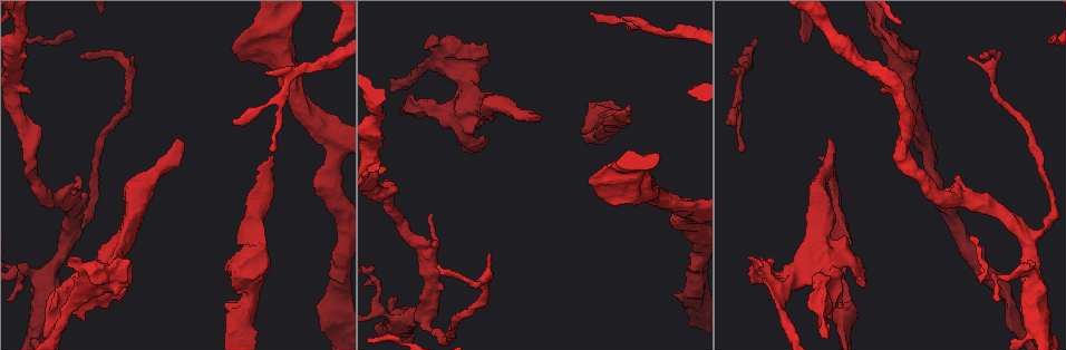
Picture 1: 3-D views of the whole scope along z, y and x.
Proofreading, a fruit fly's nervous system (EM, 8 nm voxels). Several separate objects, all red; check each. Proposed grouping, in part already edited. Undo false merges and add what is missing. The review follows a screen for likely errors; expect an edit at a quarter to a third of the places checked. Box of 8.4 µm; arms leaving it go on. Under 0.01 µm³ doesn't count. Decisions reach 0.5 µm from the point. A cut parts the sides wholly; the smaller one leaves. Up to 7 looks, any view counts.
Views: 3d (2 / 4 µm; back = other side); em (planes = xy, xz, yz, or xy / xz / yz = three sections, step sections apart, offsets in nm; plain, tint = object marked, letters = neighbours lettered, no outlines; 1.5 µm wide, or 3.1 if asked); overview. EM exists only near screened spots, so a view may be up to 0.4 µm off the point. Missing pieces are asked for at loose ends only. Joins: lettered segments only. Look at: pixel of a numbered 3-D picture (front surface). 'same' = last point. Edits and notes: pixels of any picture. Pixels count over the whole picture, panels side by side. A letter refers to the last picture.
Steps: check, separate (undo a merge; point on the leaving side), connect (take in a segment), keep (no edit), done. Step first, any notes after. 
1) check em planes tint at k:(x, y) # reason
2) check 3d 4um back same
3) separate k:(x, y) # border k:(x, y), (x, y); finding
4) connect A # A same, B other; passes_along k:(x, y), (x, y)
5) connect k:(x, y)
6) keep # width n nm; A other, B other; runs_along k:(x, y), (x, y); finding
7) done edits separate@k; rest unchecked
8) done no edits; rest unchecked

check em yz step 4 letters at 1:(675, 293) # thick end

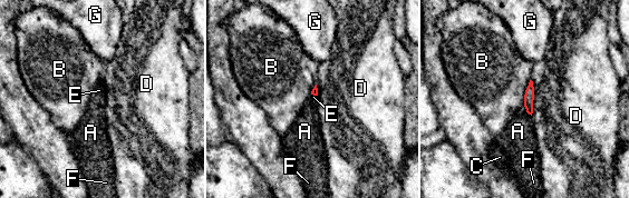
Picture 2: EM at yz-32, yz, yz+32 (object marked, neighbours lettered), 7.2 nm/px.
check em planes letters same

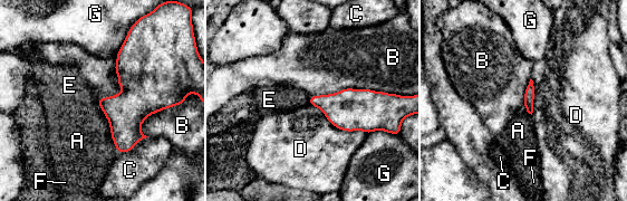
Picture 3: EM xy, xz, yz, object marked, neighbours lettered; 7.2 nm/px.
keep # longest_contact B 600 nm; A other, B other, C other, D other, E other, F other, G other; no lettered segment goes on from it

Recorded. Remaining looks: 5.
check em planes letters at 1:(232, 286) # thick end

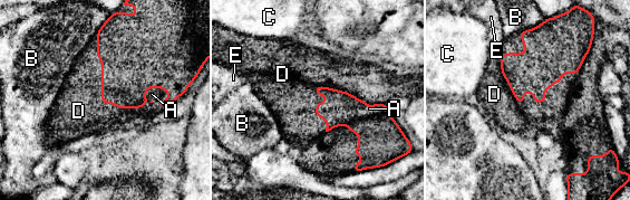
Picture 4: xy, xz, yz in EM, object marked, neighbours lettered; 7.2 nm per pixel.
keep # A other, B other, C other, D other, E other; border 4:(95, 35), (100, 101), (135, 110); no lettered segment goes on from it

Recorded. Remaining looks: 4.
check 3d 2um at 1:(272, 150)

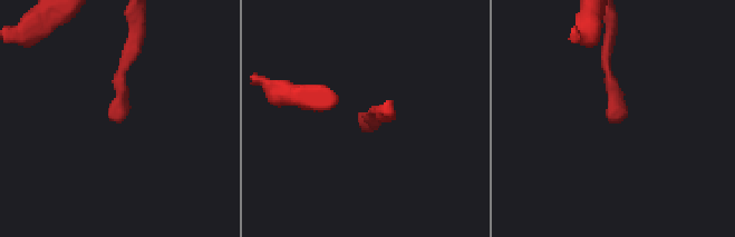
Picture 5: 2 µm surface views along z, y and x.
check em planes letters at 5:(117, 121) # now the EM

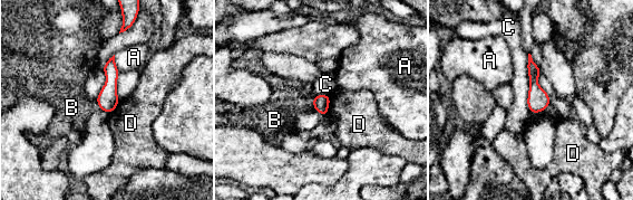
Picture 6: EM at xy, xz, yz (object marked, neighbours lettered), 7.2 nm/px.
keep # longest_contact C 220 nm; A other, B other, C other, D other; none of them fits

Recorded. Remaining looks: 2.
done no edits; rest unchecked

